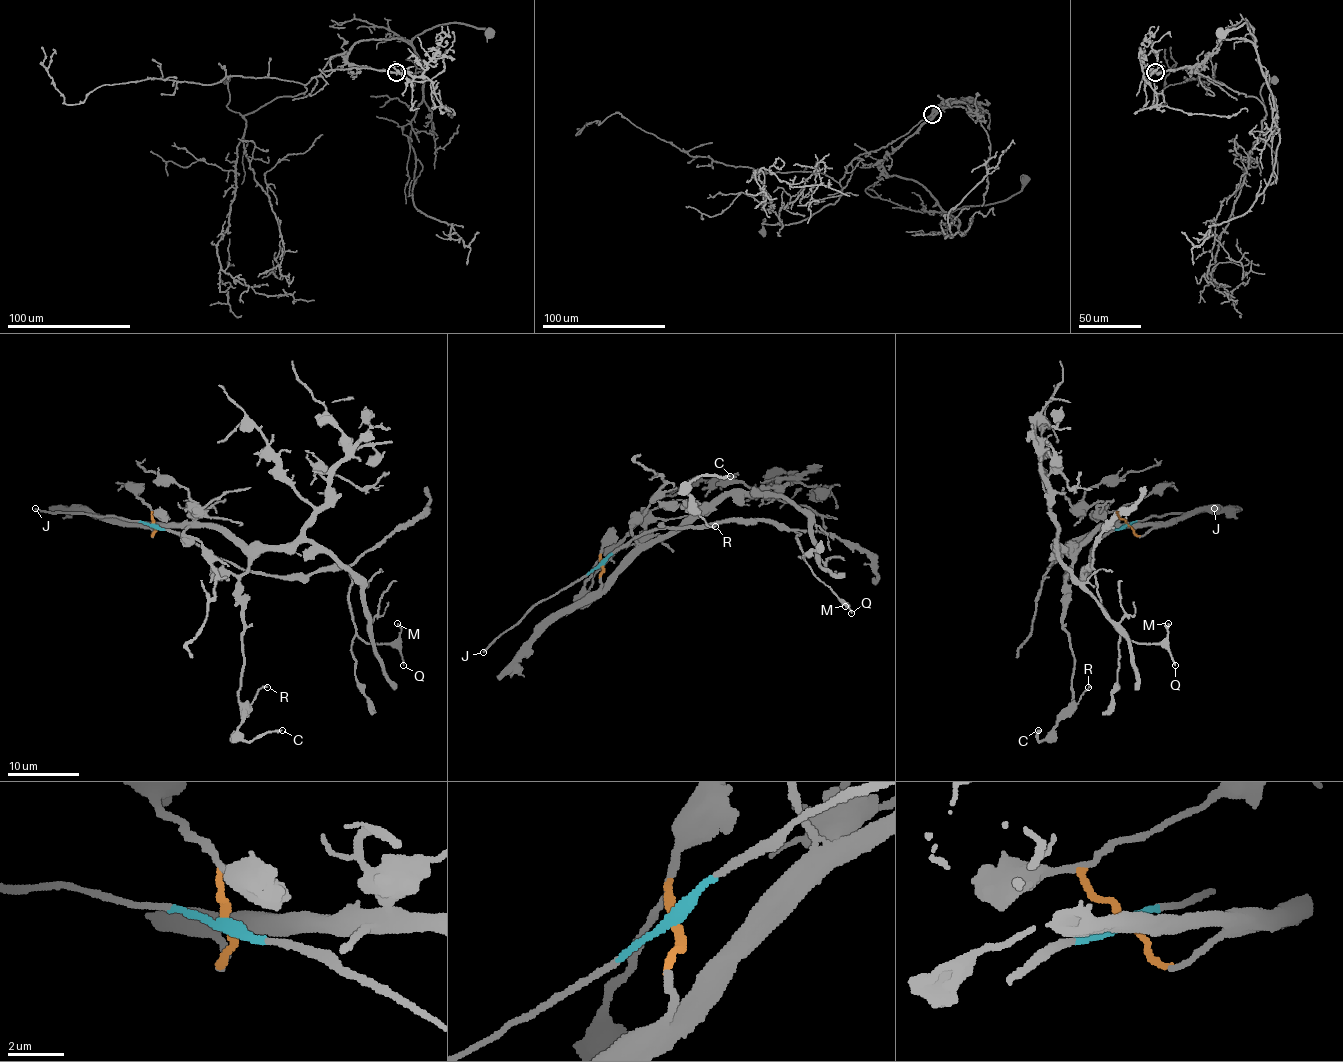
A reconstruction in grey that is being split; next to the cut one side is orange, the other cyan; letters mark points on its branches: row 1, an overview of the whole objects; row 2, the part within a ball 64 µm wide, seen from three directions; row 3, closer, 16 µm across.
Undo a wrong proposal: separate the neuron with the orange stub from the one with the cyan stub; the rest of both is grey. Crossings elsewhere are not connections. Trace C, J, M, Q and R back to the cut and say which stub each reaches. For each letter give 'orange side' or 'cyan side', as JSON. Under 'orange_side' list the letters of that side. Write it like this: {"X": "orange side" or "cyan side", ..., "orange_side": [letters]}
{"C": "orange side", "J": "cyan side", "M": "cyan side", "Q": "cyan side", "R": "orange side", "orange_side": ["C", "R"]}

